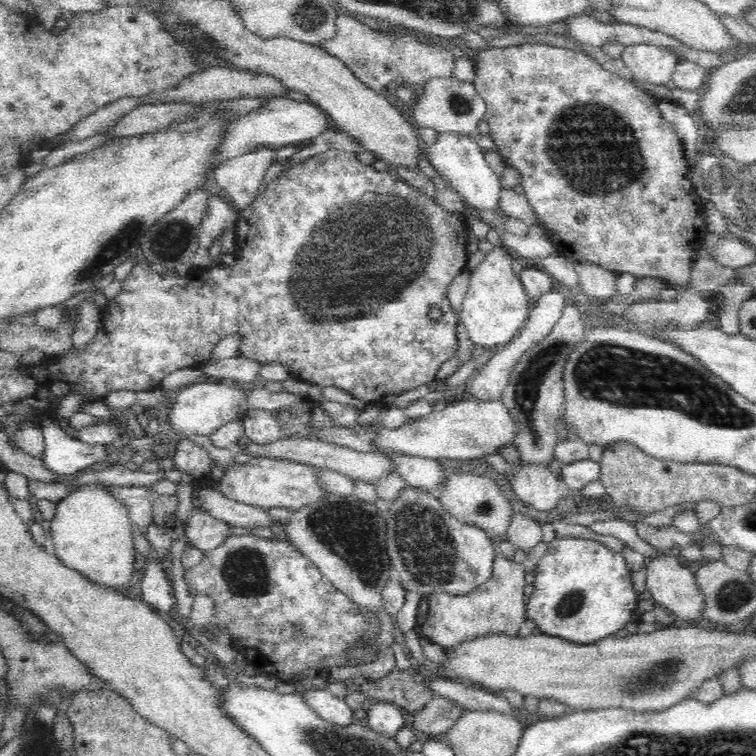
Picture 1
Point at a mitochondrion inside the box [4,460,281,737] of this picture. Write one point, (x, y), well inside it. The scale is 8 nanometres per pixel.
(244, 572)

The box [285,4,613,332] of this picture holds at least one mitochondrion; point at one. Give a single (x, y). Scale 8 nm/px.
(462, 106)

